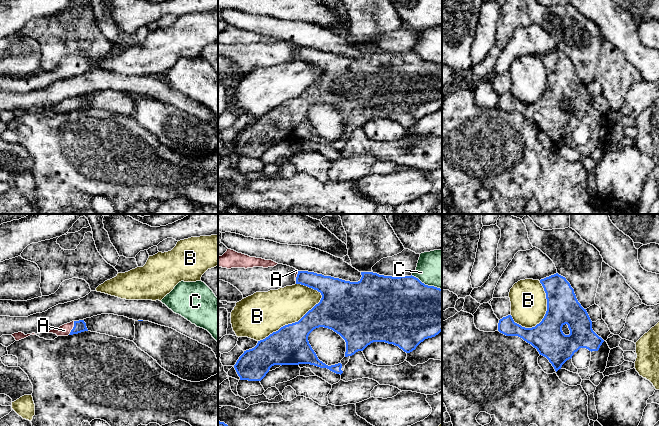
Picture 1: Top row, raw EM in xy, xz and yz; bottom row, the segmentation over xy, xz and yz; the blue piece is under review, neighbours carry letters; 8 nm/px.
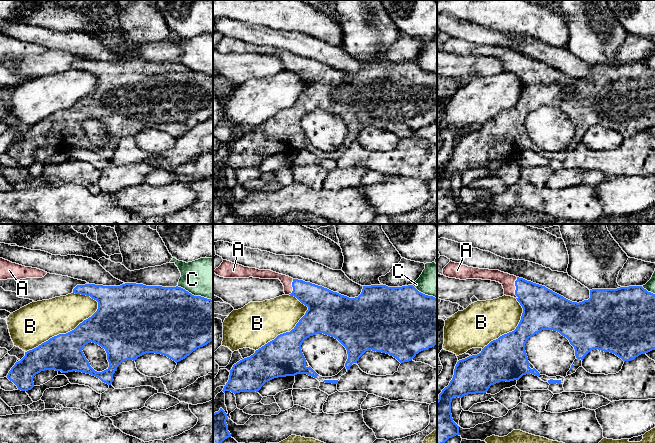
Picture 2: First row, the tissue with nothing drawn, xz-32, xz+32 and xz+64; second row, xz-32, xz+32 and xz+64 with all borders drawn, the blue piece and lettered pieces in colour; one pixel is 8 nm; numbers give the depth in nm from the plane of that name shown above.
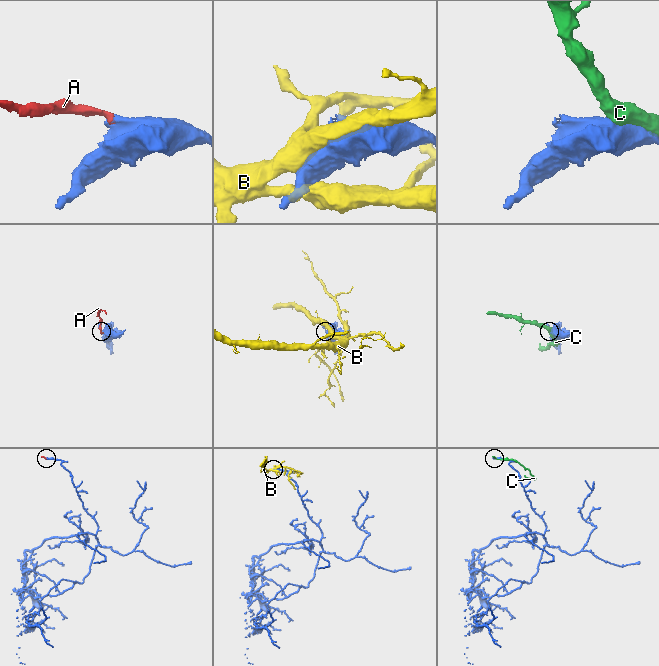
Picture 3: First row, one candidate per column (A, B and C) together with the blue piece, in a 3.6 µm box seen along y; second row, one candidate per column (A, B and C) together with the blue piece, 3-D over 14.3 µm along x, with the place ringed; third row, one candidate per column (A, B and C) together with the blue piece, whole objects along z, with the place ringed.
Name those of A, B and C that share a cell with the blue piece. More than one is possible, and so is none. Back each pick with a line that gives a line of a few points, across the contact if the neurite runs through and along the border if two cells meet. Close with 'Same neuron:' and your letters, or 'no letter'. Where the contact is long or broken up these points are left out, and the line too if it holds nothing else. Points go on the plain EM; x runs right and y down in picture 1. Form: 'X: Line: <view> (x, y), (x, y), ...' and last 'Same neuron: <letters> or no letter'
A: Line: xy (79, 102), (73, 104), (64, 106)
Same neuron: A

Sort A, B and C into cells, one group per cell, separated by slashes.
A / B / C

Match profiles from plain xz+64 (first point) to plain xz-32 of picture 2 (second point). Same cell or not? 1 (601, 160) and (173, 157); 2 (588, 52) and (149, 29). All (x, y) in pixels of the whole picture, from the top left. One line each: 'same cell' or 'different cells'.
1: different cells
2: same cell

